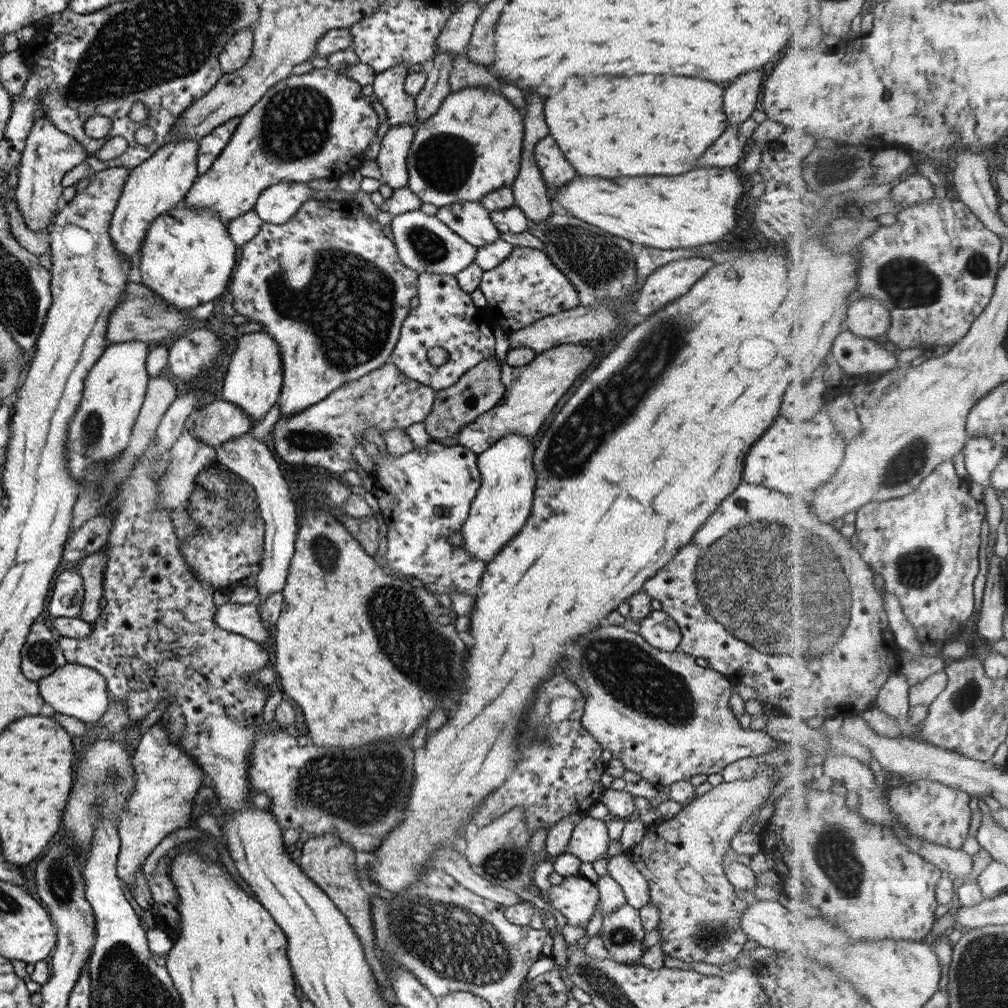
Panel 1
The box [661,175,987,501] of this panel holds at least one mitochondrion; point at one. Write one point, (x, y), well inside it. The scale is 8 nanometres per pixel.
(908, 285)

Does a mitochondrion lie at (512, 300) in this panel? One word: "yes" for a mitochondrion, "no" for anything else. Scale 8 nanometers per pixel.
no

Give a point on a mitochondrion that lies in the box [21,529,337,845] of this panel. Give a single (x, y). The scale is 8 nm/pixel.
(42, 653)

